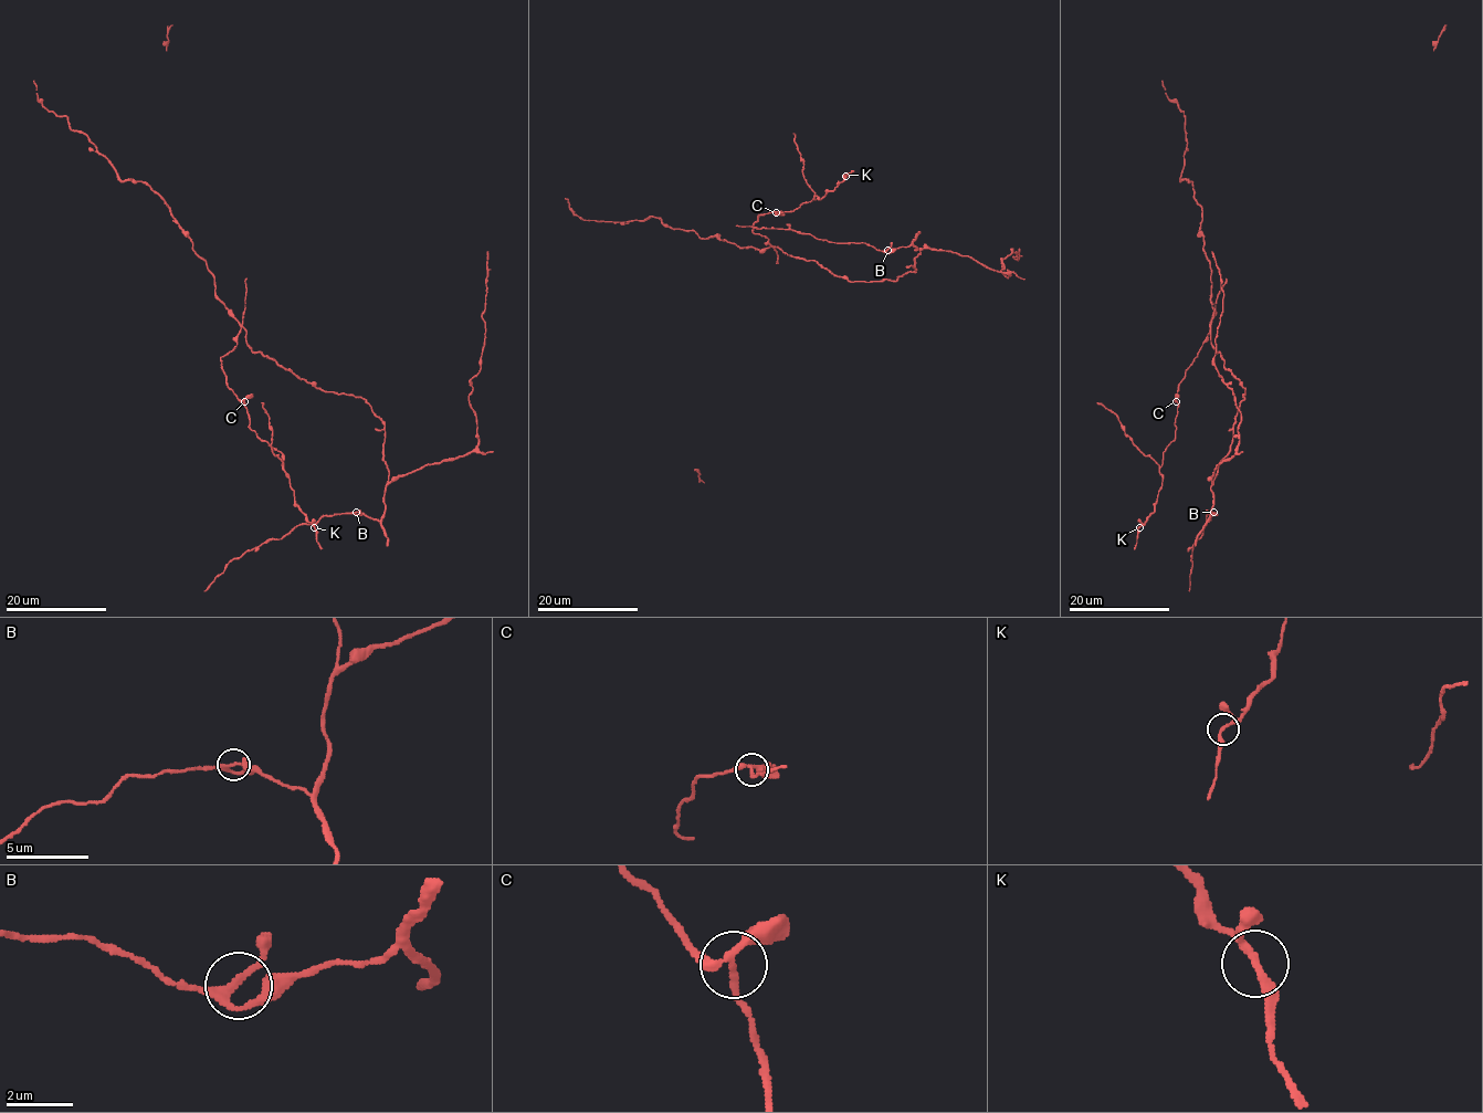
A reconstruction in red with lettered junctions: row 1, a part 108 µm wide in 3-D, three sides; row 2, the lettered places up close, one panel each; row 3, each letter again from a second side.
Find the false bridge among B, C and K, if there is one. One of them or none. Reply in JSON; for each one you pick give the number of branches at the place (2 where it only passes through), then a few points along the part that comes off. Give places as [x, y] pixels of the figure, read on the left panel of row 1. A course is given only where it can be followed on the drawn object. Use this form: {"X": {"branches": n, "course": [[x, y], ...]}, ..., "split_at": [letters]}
{"split_at": []}

